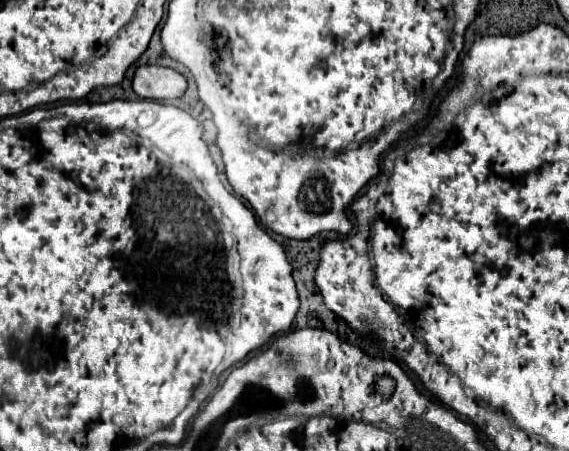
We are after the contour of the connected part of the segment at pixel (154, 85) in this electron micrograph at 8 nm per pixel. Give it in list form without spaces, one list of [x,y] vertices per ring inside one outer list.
[[[140,65],[132,79],[132,89],[142,99],[168,101],[178,99],[186,91],[186,79],[170,67]]]

